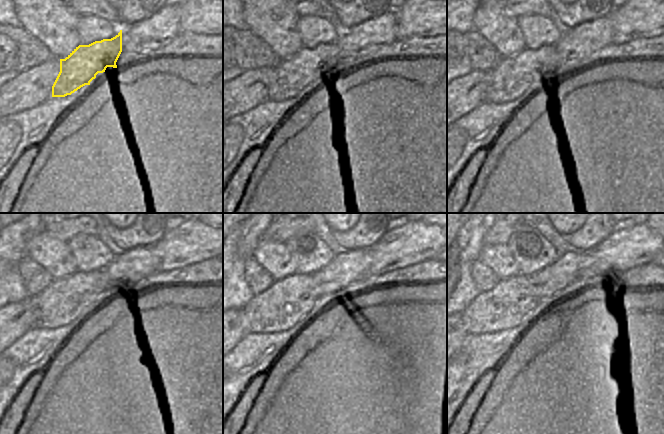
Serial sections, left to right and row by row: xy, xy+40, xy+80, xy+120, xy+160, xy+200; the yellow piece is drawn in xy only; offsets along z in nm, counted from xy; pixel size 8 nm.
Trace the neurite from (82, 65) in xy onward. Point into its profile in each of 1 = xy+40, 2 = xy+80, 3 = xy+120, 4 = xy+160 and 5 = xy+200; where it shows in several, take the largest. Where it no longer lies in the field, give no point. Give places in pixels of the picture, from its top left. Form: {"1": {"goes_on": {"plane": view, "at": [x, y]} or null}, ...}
{"1": {"goes_on": {"plane": "xy+40", "at": [304, 68]}}, "2": {"goes_on": {"plane": "xy+80", "at": [510, 79]}}, "3": {"goes_on": {"plane": "xy+120", "at": [63, 301]}}, "4": {"goes_on": {"plane": "xy+160", "at": [284, 303]}}, "5": {"goes_on": {"plane": "xy+200", "at": [505, 306]}}}

